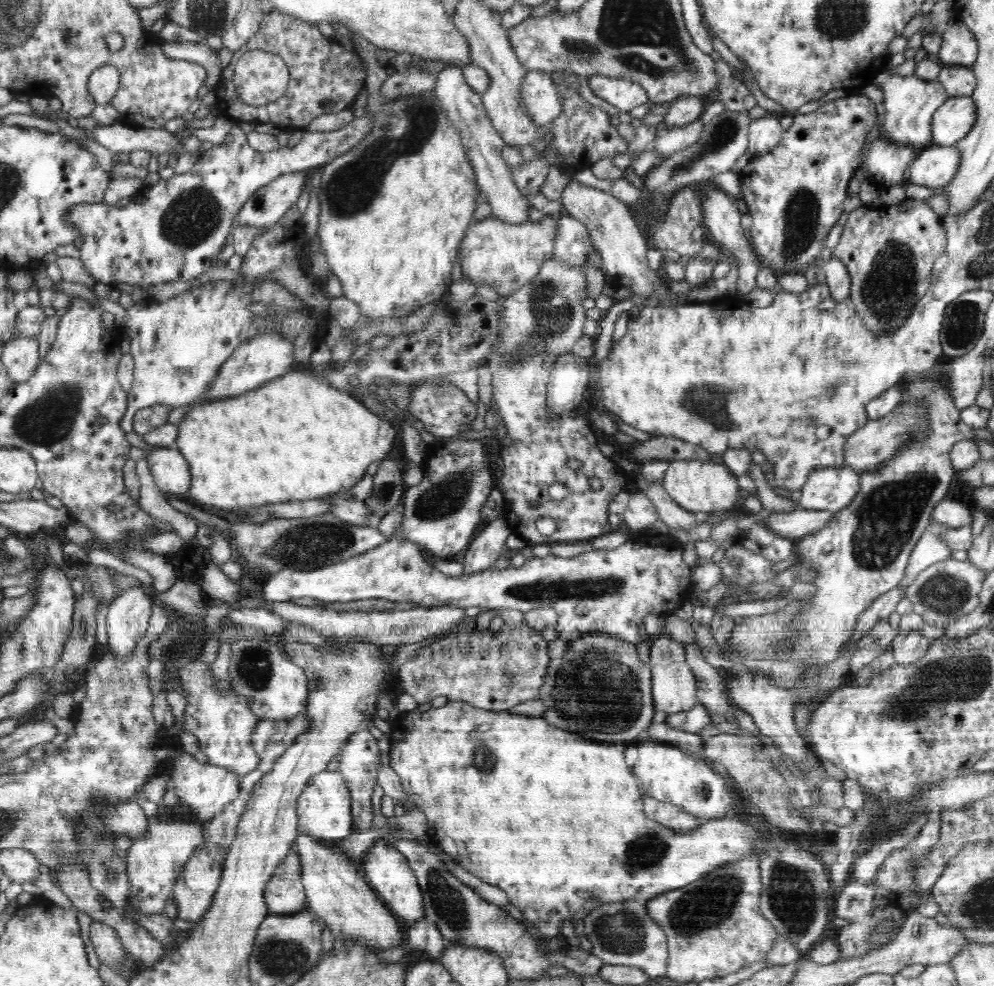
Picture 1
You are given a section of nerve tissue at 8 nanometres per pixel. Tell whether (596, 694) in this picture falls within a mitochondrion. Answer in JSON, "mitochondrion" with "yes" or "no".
{"mitochondrion":"yes"}

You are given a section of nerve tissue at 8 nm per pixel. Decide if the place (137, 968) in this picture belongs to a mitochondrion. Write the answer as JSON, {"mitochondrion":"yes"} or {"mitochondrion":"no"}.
{"mitochondrion":"no"}

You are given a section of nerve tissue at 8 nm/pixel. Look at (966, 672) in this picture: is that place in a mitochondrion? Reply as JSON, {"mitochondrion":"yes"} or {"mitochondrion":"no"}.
{"mitochondrion":"yes"}

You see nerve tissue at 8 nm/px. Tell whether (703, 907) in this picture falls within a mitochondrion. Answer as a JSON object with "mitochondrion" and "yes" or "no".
{"mitochondrion":"yes"}

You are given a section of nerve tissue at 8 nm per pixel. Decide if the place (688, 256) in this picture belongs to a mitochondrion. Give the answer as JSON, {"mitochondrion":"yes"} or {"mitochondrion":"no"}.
{"mitochondrion":"no"}

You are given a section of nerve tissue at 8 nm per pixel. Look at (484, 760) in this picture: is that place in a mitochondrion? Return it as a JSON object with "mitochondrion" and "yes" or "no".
{"mitochondrion":"yes"}

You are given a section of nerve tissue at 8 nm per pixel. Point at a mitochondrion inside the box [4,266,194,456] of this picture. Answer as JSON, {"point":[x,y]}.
{"point":[48,421]}

